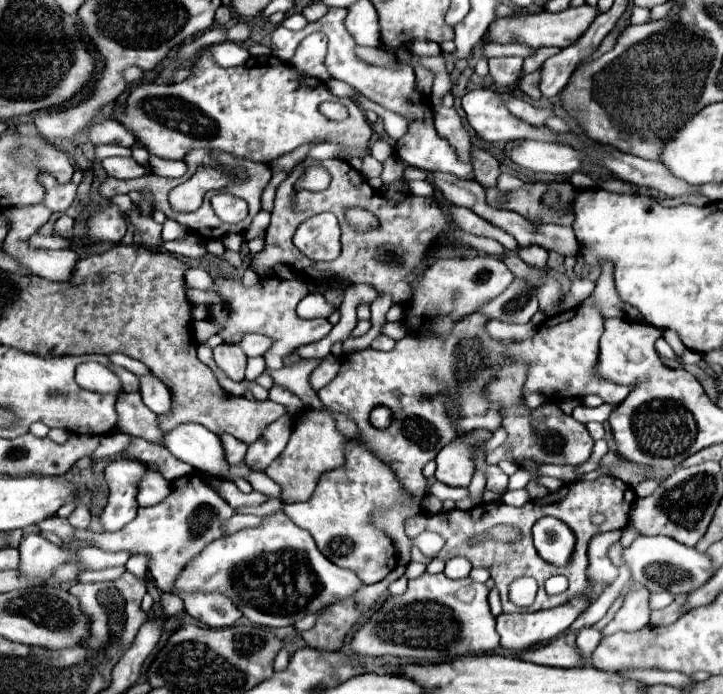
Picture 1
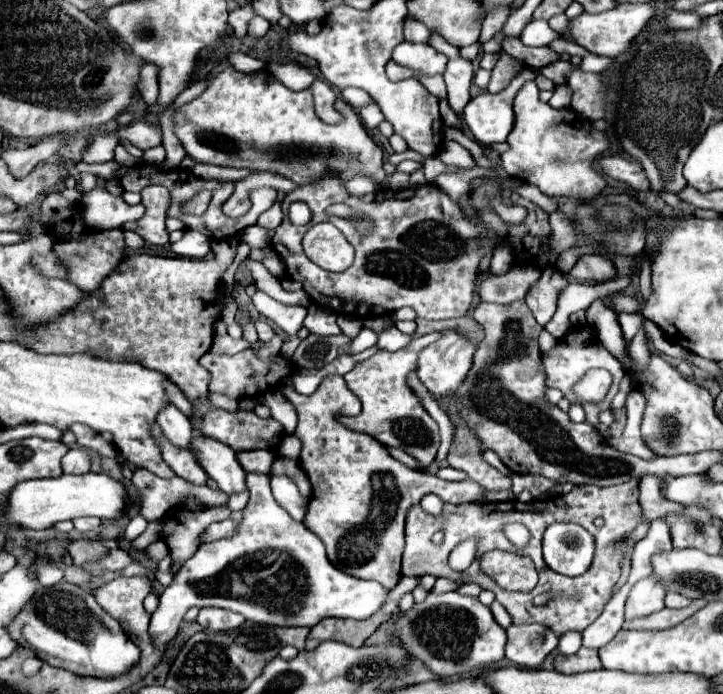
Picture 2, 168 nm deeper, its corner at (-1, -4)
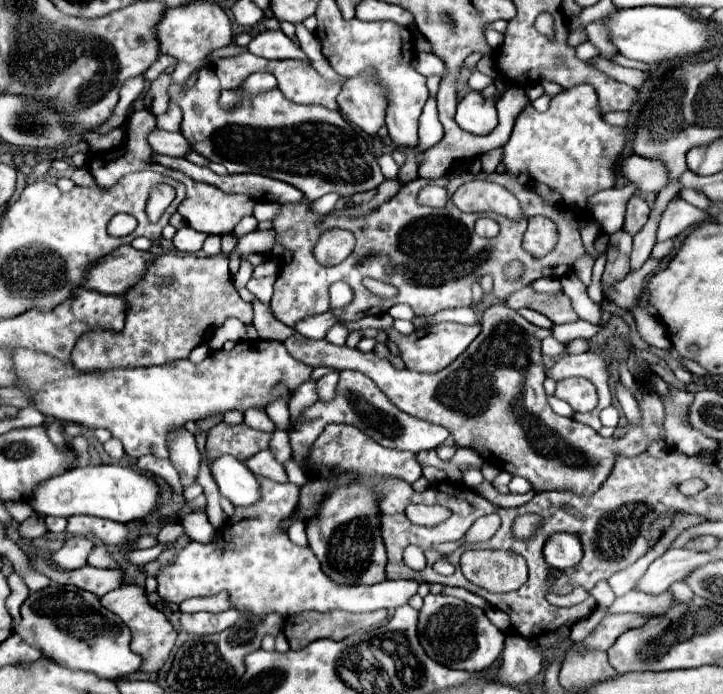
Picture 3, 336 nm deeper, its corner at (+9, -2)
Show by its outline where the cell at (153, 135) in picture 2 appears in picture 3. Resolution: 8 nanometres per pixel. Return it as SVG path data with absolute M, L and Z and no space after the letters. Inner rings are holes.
M154 128L148 134L148 144L154 152L168 154L168 156L184 156L190 150L190 144L180 132L168 132L160 128Z

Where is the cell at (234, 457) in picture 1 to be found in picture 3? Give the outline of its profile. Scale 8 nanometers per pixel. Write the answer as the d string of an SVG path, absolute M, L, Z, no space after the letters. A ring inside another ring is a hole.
M270 450L258 452L256 456L252 456L252 460L246 460L244 464L250 468L250 472L256 472L256 476L270 478L276 482L286 482L284 466L274 458L274 454Z

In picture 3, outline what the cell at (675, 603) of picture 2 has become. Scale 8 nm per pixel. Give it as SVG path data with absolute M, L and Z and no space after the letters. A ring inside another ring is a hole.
M676 582L672 584L672 588L668 588L668 592L672 594L672 598L678 602L678 604L688 604L688 600L692 600L692 590L684 584L684 582Z

